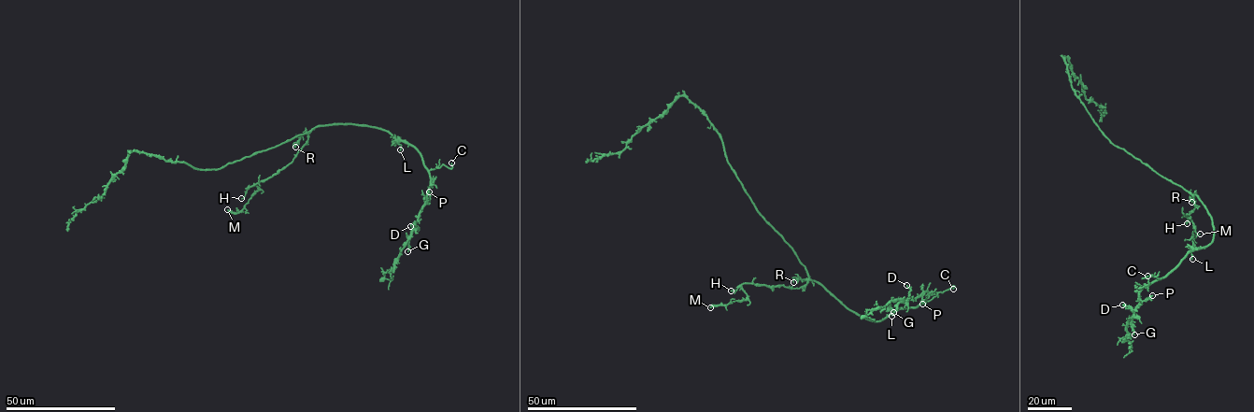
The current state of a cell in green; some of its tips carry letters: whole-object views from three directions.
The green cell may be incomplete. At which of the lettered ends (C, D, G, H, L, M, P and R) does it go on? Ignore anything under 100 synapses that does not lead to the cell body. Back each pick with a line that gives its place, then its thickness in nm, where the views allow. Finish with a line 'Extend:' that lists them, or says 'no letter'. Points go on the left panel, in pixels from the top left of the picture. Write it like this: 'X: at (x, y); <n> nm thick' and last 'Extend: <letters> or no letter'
C: at (451, 163); 150 nm thick
Extend: C

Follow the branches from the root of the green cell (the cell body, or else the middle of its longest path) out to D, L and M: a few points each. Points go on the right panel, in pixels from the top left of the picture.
D: (1165, 179), (1195, 194), (1204, 205), (1212, 220), (1212, 239), (1142, 288), (1136, 308), (1122, 305)
L: (1165, 179), (1195, 194), (1210, 216), (1212, 239), (1207, 245), (1192, 249), (1192, 259)
M: (1165, 179), (1193, 195), (1195, 208), (1189, 216), (1183, 214), (1193, 224), (1193, 239), (1200, 234)

